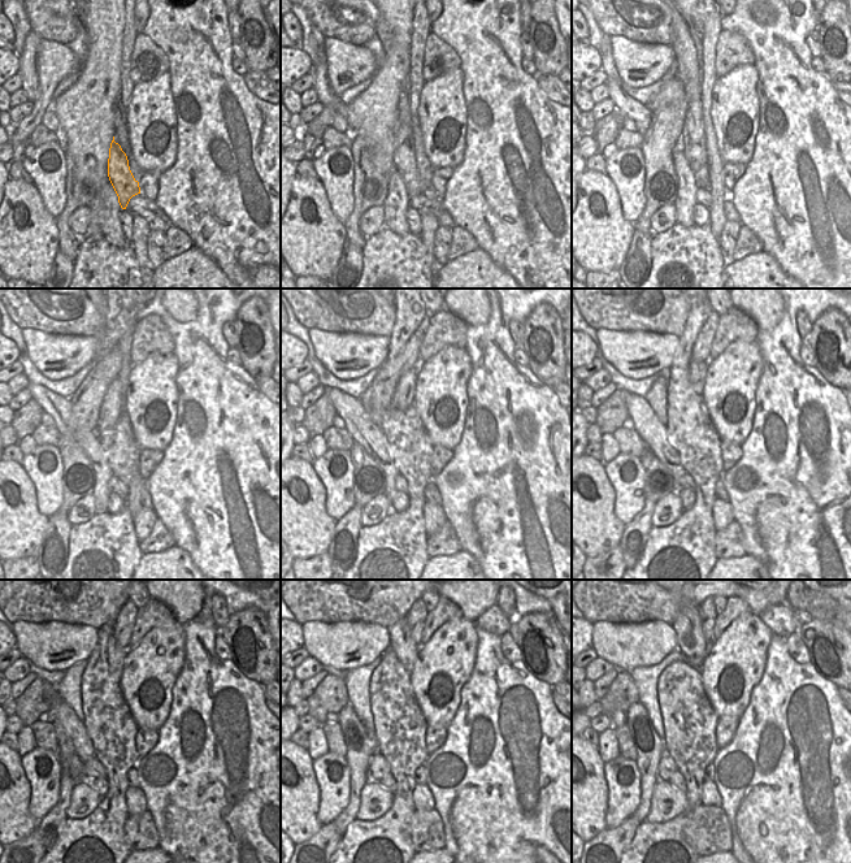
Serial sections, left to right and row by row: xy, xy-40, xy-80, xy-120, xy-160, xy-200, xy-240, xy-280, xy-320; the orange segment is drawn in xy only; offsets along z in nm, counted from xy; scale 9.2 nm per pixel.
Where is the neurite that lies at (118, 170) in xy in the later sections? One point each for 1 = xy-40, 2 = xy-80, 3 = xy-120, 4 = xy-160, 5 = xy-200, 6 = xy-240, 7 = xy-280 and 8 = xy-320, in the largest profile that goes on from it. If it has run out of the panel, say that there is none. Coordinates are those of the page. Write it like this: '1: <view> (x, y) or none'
1: xy-40 (404, 157)
2: xy-80 (693, 135)
3: xy-120 (112, 407)
4: xy-160 (403, 398)
5: xy-200 (698, 369)
6: xy-240 (116, 654)
7: xy-280 (400, 641)
8: xy-320 (691, 642)

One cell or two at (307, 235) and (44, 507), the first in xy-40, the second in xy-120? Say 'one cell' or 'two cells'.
two cells

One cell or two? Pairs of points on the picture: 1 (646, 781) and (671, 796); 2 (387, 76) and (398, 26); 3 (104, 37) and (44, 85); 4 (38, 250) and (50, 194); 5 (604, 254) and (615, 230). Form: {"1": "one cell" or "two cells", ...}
{"1": "two cells", "2": "one cell", "3": "two cells", "4": "two cells", "5": "one cell"}

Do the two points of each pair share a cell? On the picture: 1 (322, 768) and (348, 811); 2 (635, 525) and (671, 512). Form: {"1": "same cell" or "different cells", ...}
{"1": "different cells", "2": "different cells"}

